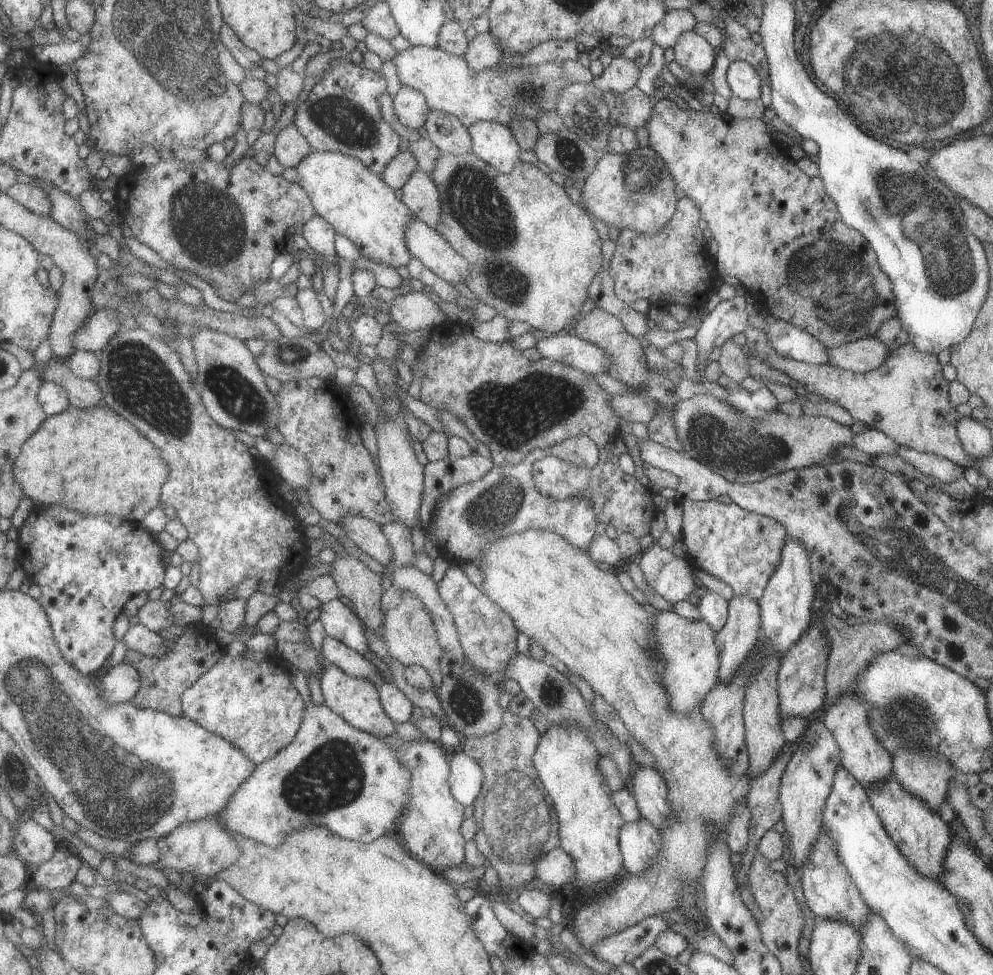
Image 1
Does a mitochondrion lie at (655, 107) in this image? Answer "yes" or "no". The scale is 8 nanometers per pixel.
no

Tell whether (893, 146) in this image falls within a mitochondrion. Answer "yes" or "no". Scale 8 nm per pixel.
yes

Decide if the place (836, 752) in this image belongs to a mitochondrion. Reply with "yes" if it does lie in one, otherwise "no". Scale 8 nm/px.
no

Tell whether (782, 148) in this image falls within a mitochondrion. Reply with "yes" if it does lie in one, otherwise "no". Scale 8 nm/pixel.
no

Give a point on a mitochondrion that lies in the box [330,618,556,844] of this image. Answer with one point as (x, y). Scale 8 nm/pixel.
(464, 702)

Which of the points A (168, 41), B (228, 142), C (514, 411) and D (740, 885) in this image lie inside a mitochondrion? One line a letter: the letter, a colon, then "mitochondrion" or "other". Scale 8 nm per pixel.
A: mitochondrion
B: other
C: mitochondrion
D: other

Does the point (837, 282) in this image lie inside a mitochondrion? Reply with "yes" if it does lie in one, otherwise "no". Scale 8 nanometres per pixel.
yes

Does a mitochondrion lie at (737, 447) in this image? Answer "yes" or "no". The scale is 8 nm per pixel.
yes

